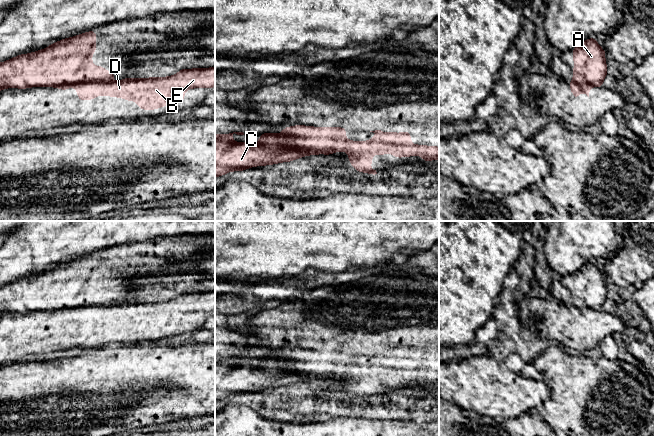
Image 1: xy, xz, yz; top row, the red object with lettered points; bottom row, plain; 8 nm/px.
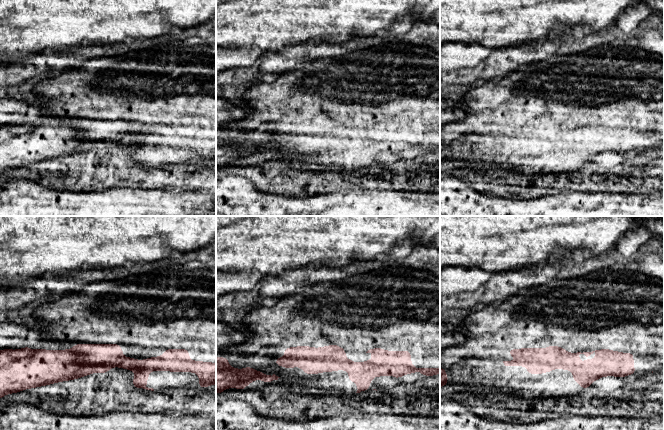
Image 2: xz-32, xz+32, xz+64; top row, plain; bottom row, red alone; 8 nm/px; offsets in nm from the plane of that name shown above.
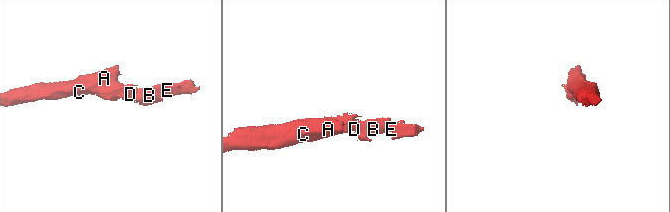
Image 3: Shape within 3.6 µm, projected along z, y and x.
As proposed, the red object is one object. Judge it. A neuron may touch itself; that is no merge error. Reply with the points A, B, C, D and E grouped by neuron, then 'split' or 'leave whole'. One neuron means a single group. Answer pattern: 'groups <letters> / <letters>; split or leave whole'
groups A C / B D E; split

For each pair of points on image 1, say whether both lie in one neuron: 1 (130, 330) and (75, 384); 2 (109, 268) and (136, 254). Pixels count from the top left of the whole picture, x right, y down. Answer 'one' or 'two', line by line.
1: two
2: one

